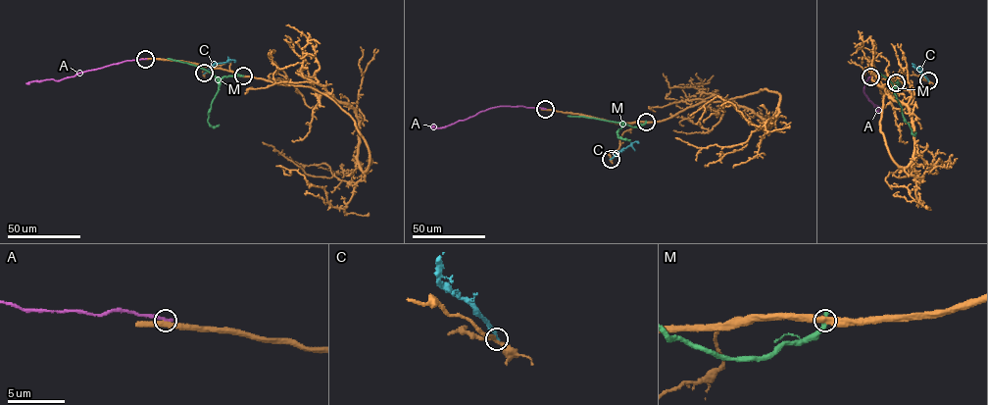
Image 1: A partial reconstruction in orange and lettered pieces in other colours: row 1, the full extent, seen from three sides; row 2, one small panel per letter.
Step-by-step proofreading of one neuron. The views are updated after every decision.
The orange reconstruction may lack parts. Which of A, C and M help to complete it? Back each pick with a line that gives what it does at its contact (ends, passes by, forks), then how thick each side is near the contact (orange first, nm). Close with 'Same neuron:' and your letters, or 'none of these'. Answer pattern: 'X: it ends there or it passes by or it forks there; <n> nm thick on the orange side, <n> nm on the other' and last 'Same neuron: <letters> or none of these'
Same neuron: none of these

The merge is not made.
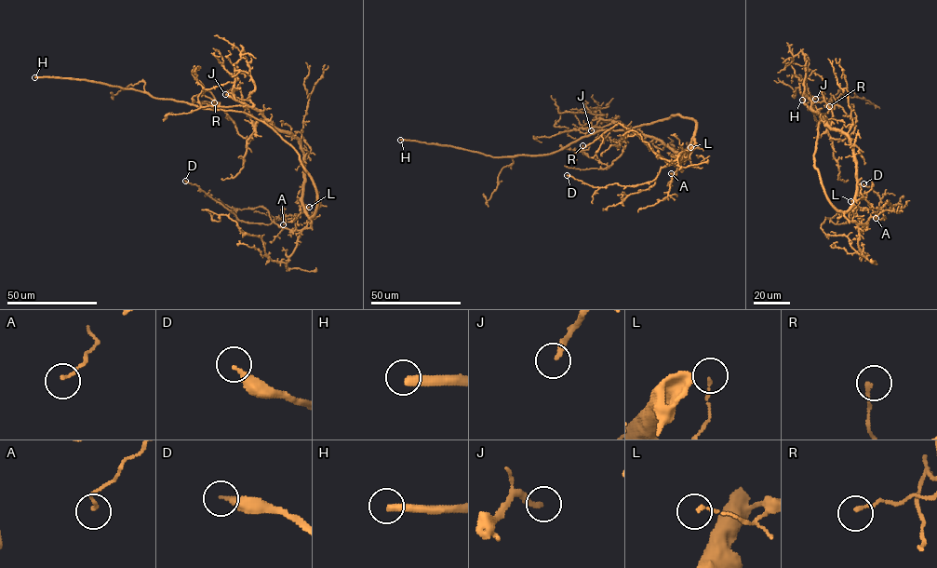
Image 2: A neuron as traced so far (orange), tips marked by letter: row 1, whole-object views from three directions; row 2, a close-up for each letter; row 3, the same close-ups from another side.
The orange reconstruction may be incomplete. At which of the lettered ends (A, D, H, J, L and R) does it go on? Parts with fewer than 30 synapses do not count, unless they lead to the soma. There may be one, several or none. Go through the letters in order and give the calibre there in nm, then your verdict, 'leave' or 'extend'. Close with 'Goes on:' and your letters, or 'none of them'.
A: 130 nm | leave
D: 260 nm | leave
H: 360 nm | extend
J: 240 nm | extend
L: 110 nm | leave
R: 160 nm | leave
Goes on: H, J

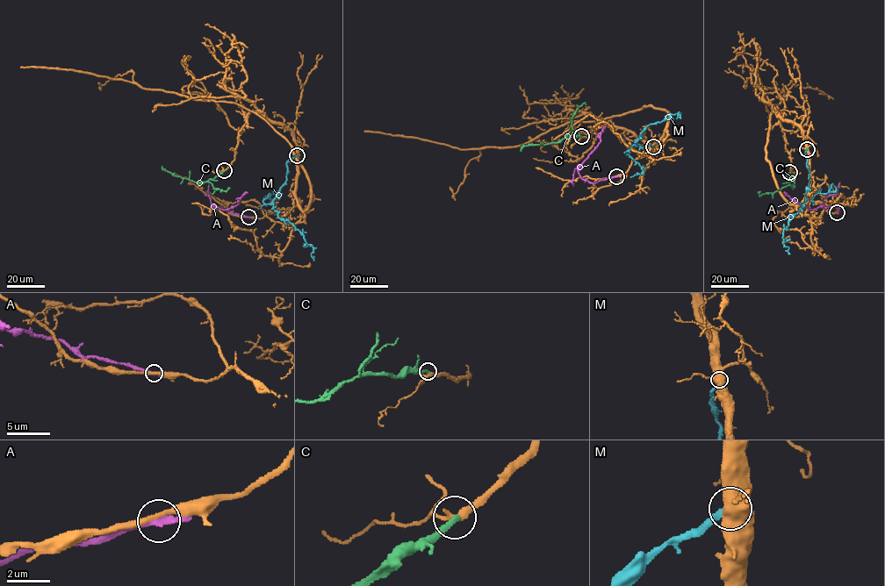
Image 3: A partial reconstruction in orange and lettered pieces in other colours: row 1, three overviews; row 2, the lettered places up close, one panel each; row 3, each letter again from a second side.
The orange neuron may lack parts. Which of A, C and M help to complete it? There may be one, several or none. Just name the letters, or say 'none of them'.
C

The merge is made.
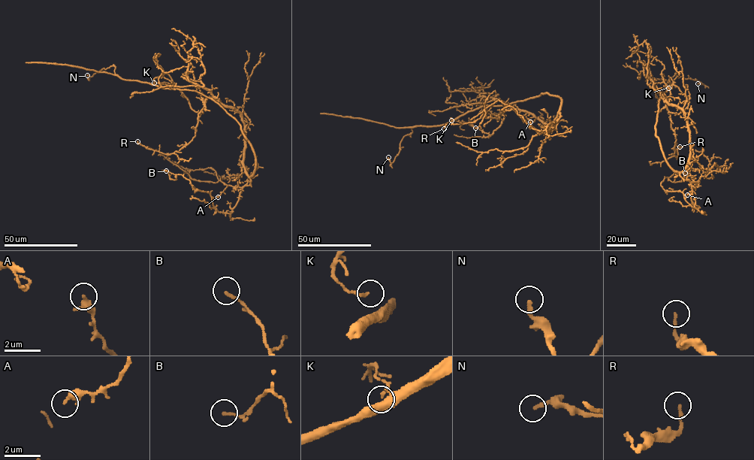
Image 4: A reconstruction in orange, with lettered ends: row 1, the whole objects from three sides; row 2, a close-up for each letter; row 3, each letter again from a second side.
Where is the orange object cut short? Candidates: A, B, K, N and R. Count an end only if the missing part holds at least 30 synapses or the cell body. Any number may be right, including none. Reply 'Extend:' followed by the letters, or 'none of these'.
Extend: none of these

